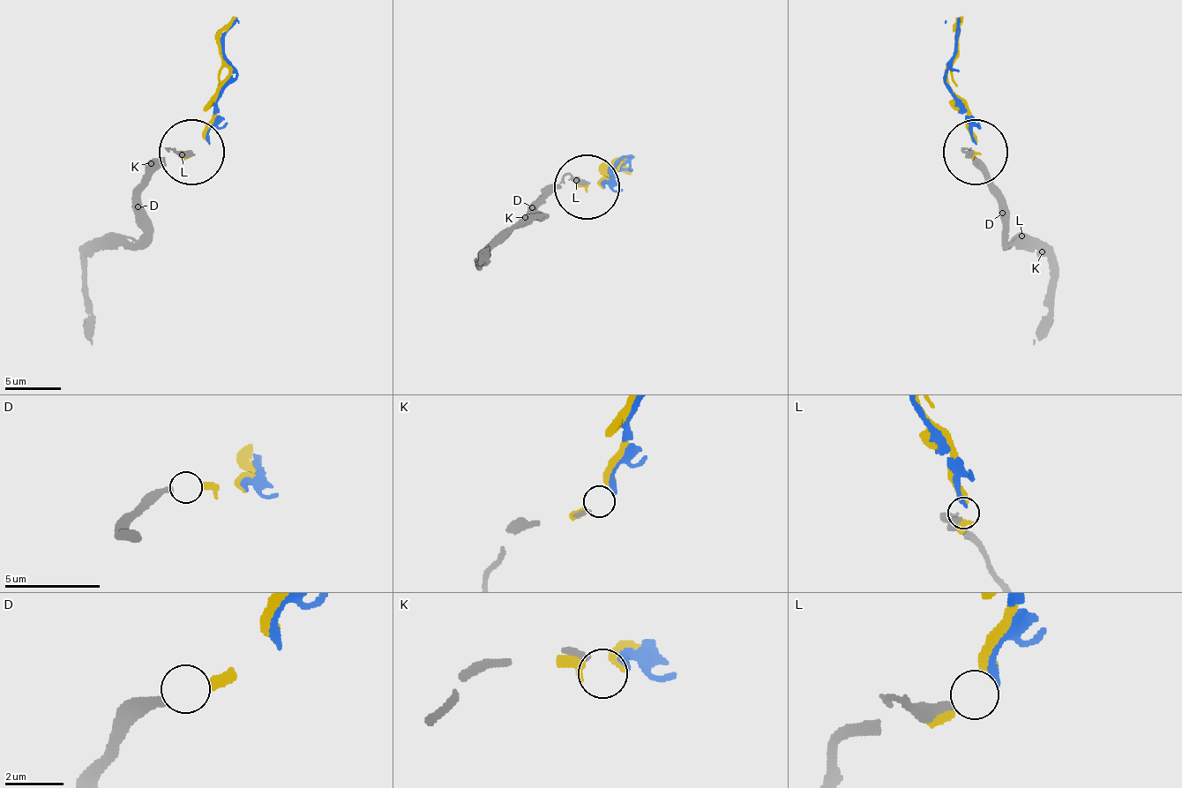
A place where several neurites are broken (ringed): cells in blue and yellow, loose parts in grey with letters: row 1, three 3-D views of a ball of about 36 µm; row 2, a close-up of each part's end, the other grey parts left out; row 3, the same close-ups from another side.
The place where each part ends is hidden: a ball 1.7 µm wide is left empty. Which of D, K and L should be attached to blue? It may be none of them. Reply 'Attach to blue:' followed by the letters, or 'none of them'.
Attach to blue: K

